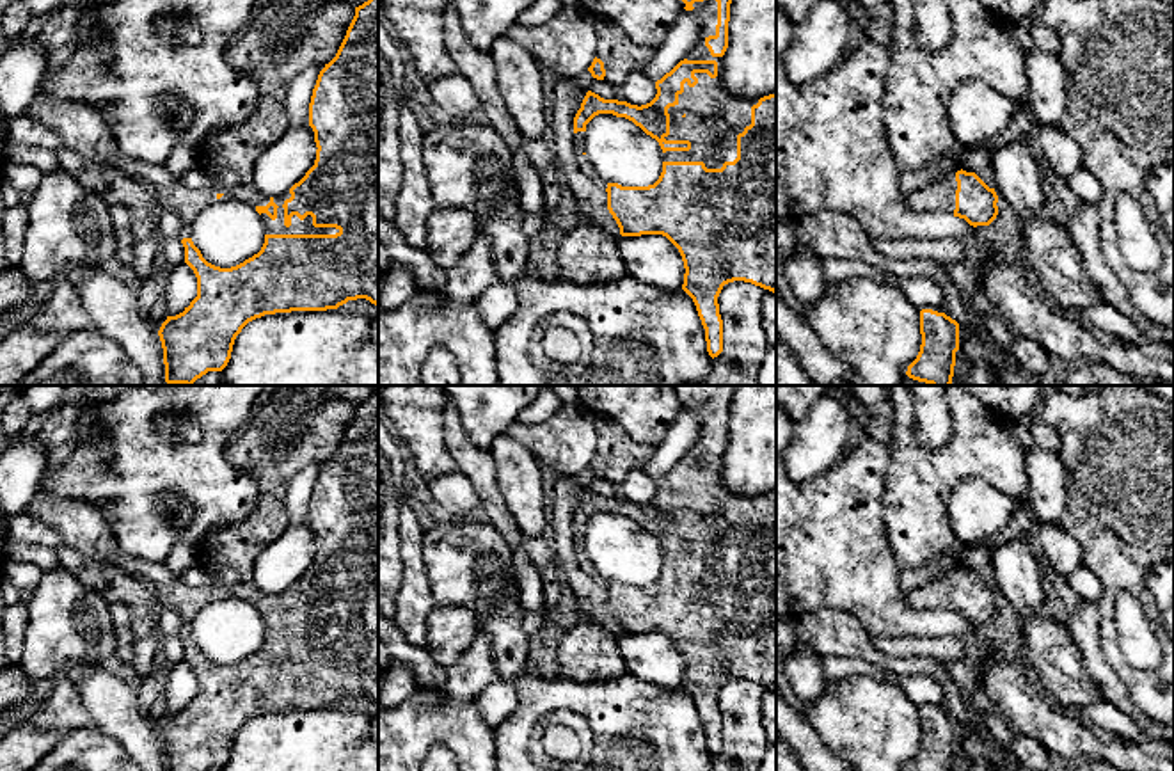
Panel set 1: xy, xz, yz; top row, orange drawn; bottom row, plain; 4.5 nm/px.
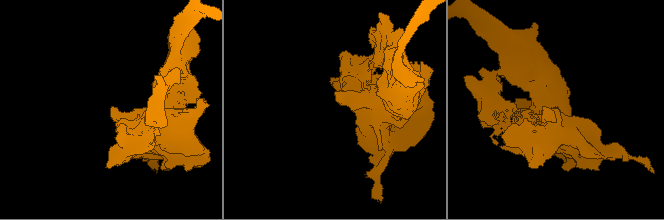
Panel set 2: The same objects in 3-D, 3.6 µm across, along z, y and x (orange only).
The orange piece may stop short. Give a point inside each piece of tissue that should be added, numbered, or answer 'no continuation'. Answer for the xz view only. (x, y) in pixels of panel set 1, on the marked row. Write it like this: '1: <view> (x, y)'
1: xz (714, 118)
2: xz (585, 166)

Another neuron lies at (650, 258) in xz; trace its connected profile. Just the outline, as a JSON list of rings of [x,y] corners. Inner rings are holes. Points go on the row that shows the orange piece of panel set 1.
[[[641,234],[616,240],[629,277],[668,291],[682,290],[684,261],[678,249],[666,236]]]

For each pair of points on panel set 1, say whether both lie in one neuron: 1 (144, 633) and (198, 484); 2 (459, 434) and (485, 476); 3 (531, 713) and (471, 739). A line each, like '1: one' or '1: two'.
1: two
2: one
3: two

